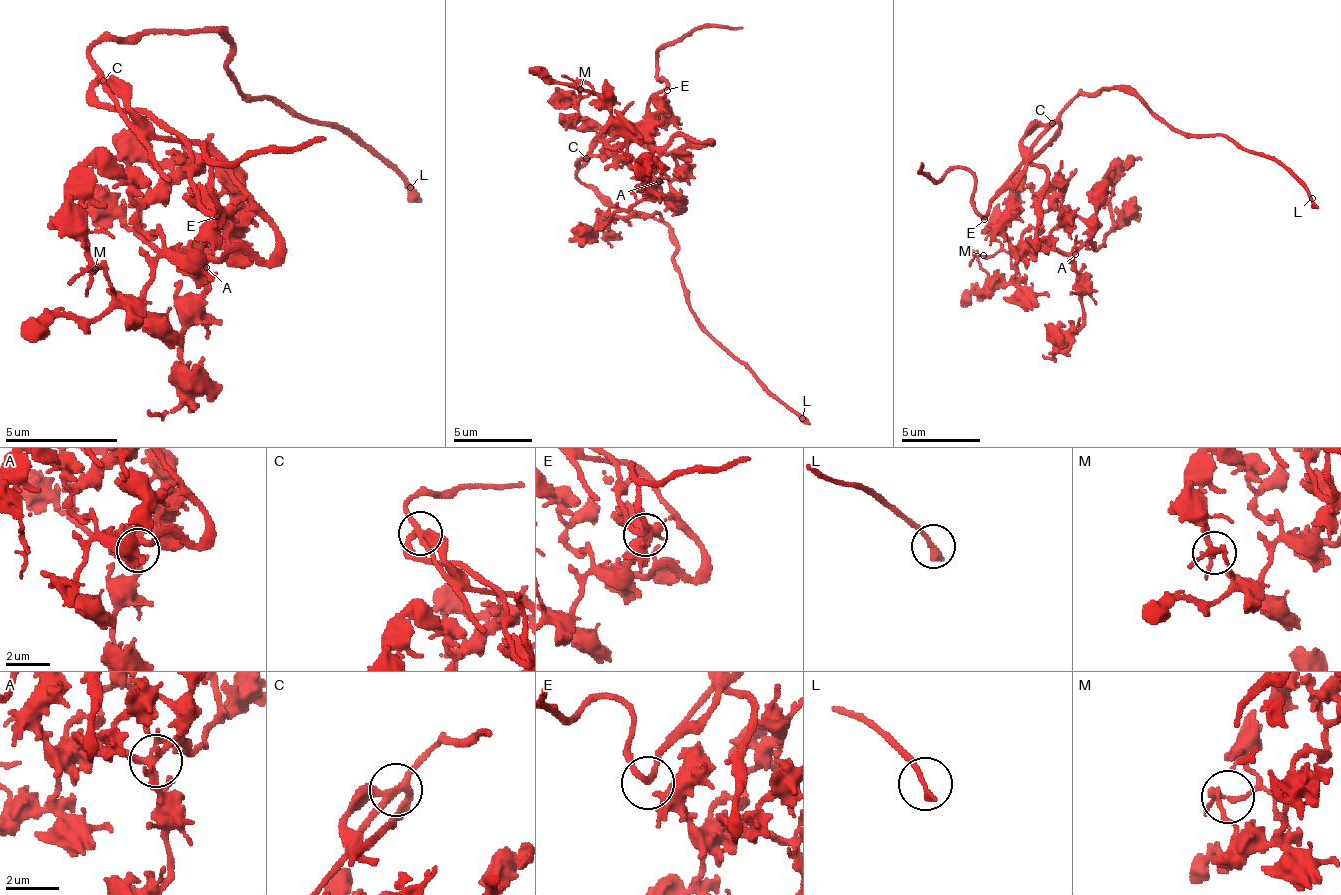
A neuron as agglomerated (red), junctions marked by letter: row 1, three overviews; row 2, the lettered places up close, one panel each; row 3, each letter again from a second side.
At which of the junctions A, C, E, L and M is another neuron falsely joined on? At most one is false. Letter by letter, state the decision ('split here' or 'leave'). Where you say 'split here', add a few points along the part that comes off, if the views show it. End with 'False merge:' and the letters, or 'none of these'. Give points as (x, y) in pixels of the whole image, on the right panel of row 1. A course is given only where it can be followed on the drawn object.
A: leave
C: leave
E: leave
L: leave
M: leave
False merge: none of these

